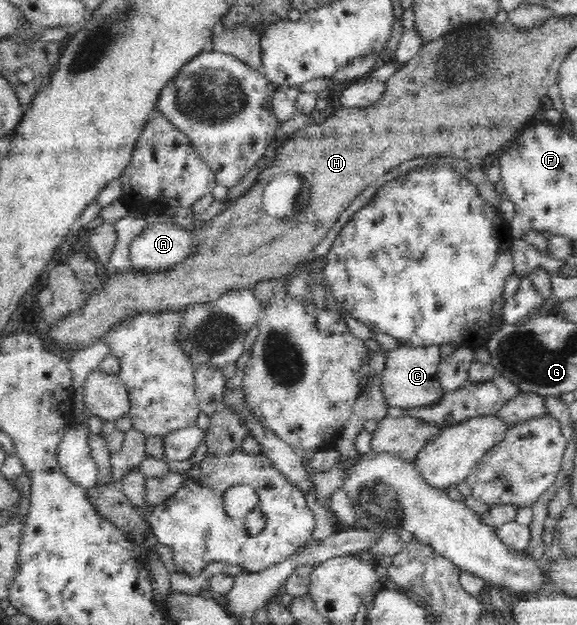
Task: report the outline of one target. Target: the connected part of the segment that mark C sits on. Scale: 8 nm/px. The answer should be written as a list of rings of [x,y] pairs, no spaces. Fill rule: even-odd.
[[[432,345],[424,348],[401,346],[392,349],[387,354],[385,368],[381,381],[384,397],[392,407],[401,407],[403,410],[426,407],[438,403],[446,391],[438,377],[438,368],[442,361],[440,346]]]

